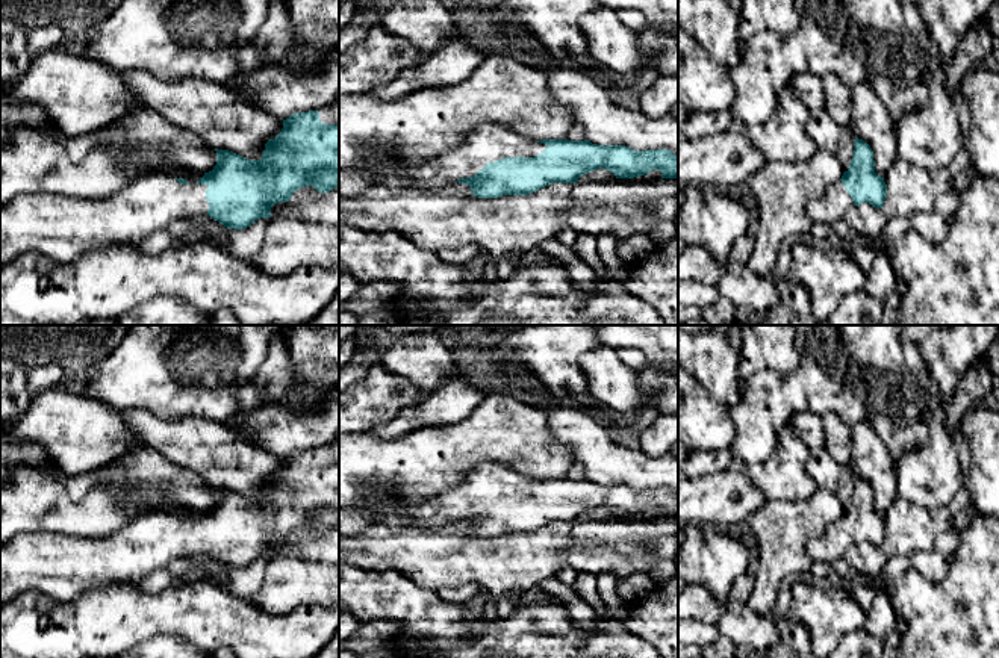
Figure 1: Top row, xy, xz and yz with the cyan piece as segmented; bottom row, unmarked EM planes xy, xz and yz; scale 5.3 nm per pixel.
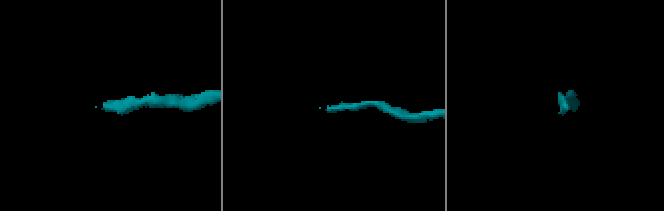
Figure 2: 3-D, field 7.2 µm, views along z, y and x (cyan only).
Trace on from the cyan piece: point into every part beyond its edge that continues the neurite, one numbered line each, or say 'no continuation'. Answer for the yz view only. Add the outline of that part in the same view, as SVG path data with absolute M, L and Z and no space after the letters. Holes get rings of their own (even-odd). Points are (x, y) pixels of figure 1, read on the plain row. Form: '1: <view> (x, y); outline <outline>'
1: yz (830, 546); outline M839 519L832 522L822 535L813 537L805 551L813 561L831 564L845 557L854 540L845 523Z

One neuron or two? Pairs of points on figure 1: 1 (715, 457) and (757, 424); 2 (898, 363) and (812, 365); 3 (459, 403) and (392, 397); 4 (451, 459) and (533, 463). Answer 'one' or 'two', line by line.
1: one
2: one
3: two
4: one

